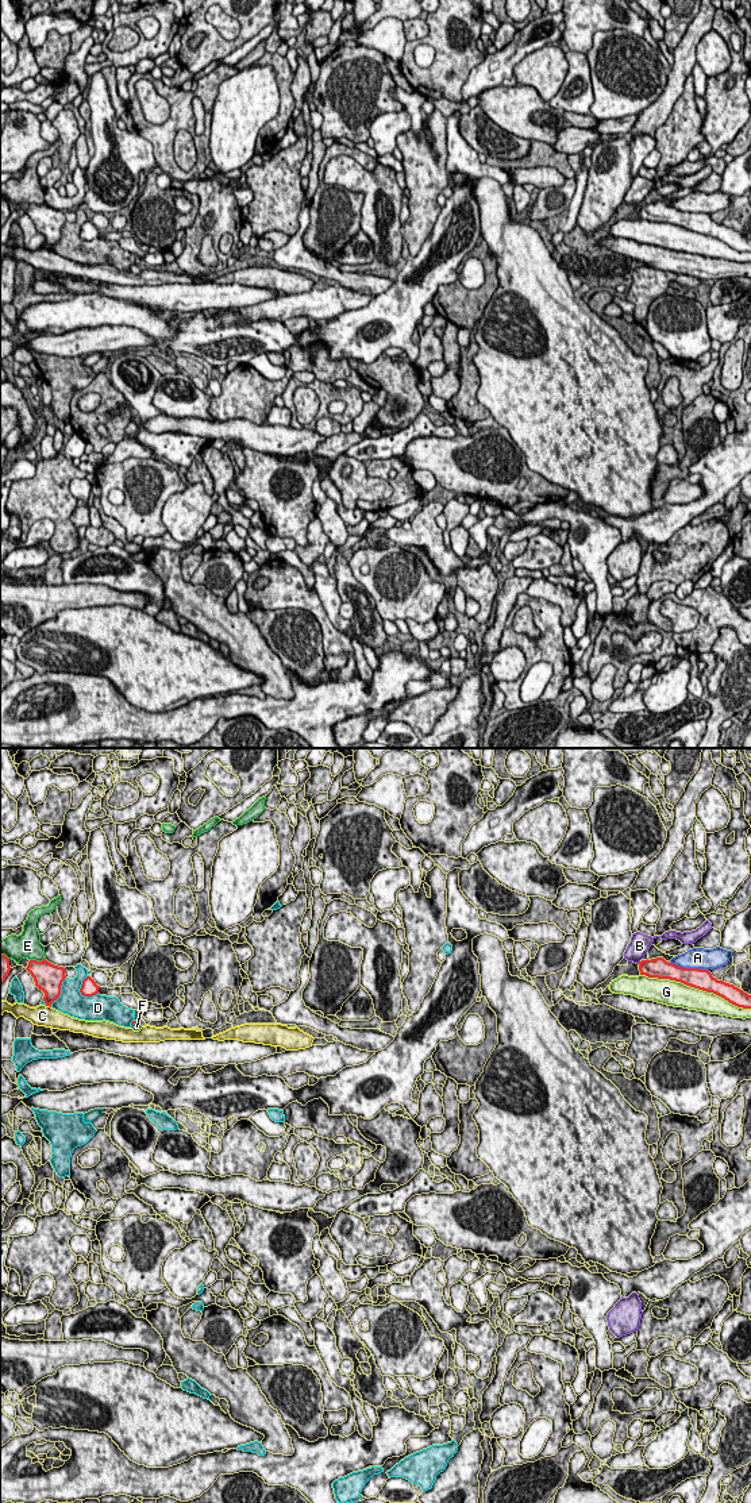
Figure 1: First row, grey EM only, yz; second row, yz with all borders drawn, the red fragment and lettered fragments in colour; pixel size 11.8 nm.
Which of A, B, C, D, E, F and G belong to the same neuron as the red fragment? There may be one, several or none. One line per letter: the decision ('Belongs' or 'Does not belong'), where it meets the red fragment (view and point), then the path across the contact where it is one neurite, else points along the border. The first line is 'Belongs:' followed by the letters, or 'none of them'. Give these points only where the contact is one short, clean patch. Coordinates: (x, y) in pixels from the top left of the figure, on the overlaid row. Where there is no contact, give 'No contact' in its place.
Belongs: F
A: Does not belong. Touches red at yz (689, 968)
B: Does not belong. No contact
C: Does not belong. Touches red at yz (49, 1005)
D: Does not belong. Touches red at yz (81, 987)
E: Does not belong. Touches red at yz (35, 960)
F: Belongs. Touches red at yz (133, 1024). Path across: yz (133, 1022), (133, 1024), (137, 1026)
G: Does not belong. Touches red at yz (696, 987)

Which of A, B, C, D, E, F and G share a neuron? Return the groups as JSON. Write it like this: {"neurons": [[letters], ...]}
{"neurons": [["A"], ["B"], ["C"], ["D"], ["E"], ["F"], ["G"]]}

